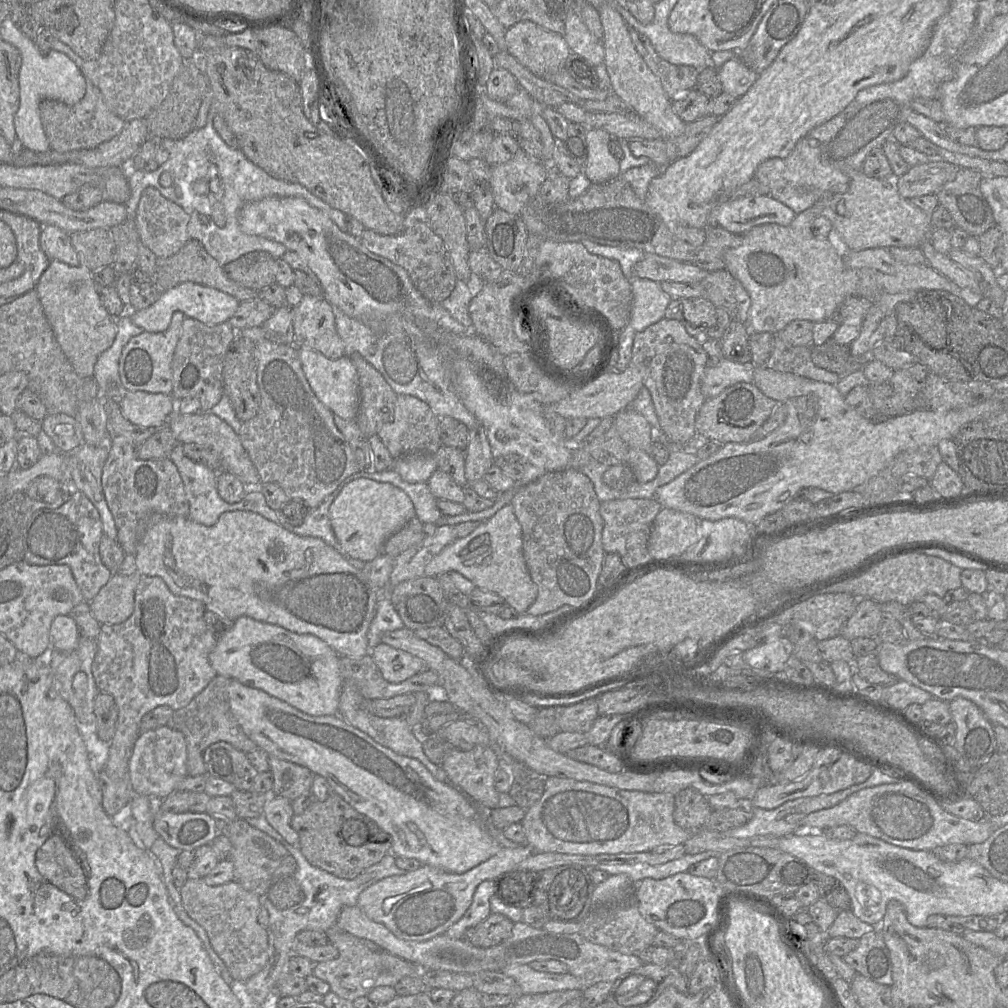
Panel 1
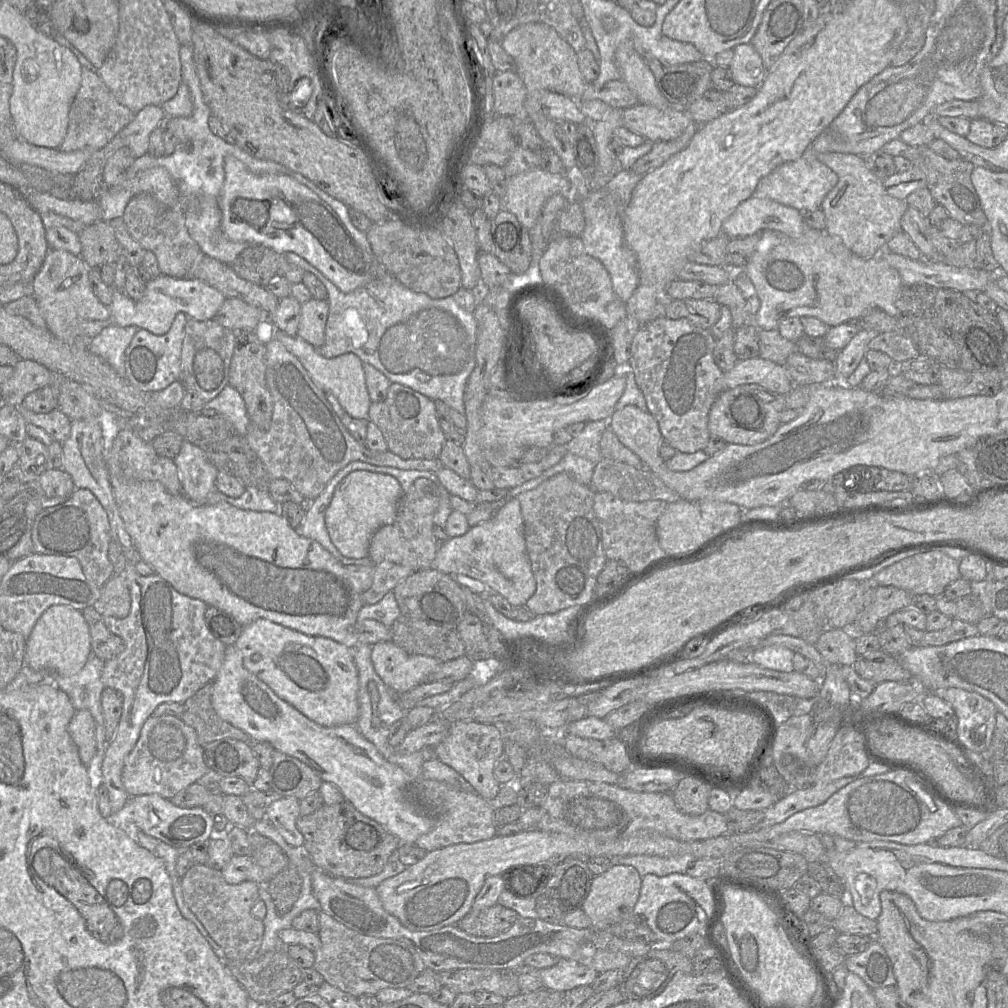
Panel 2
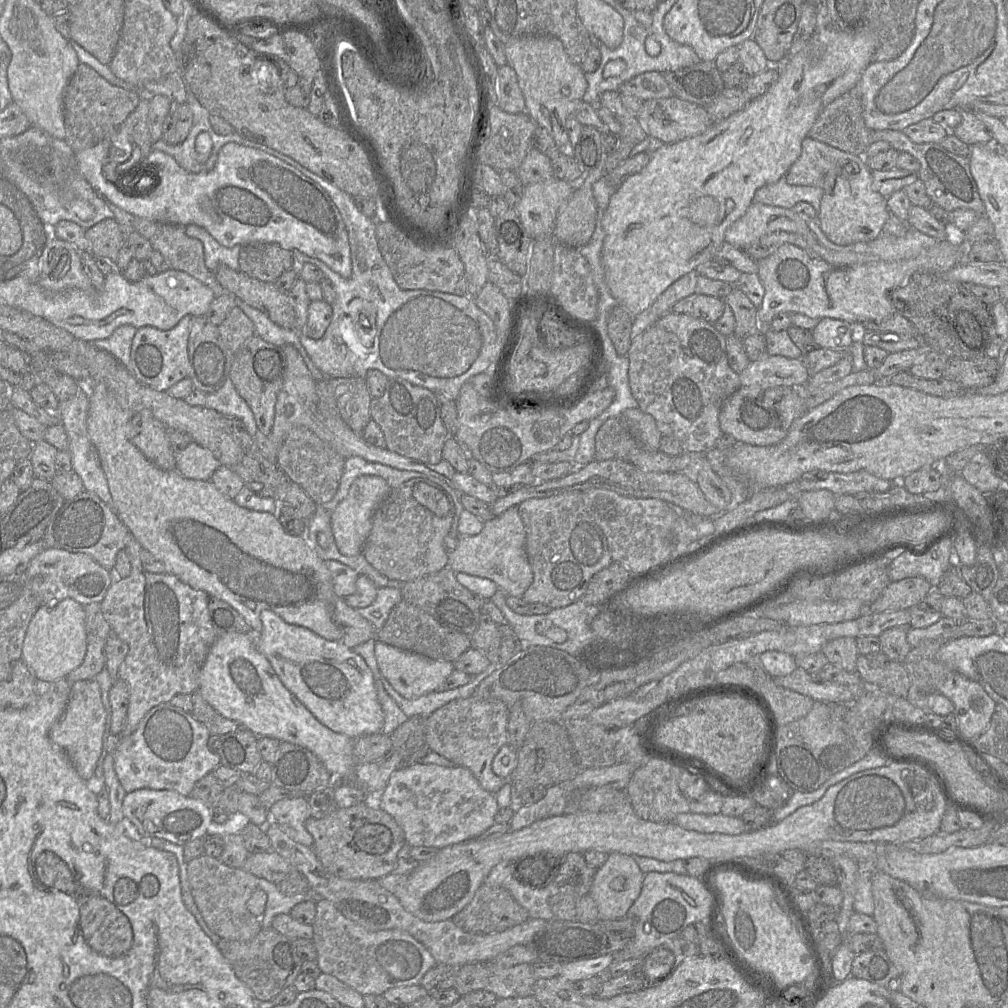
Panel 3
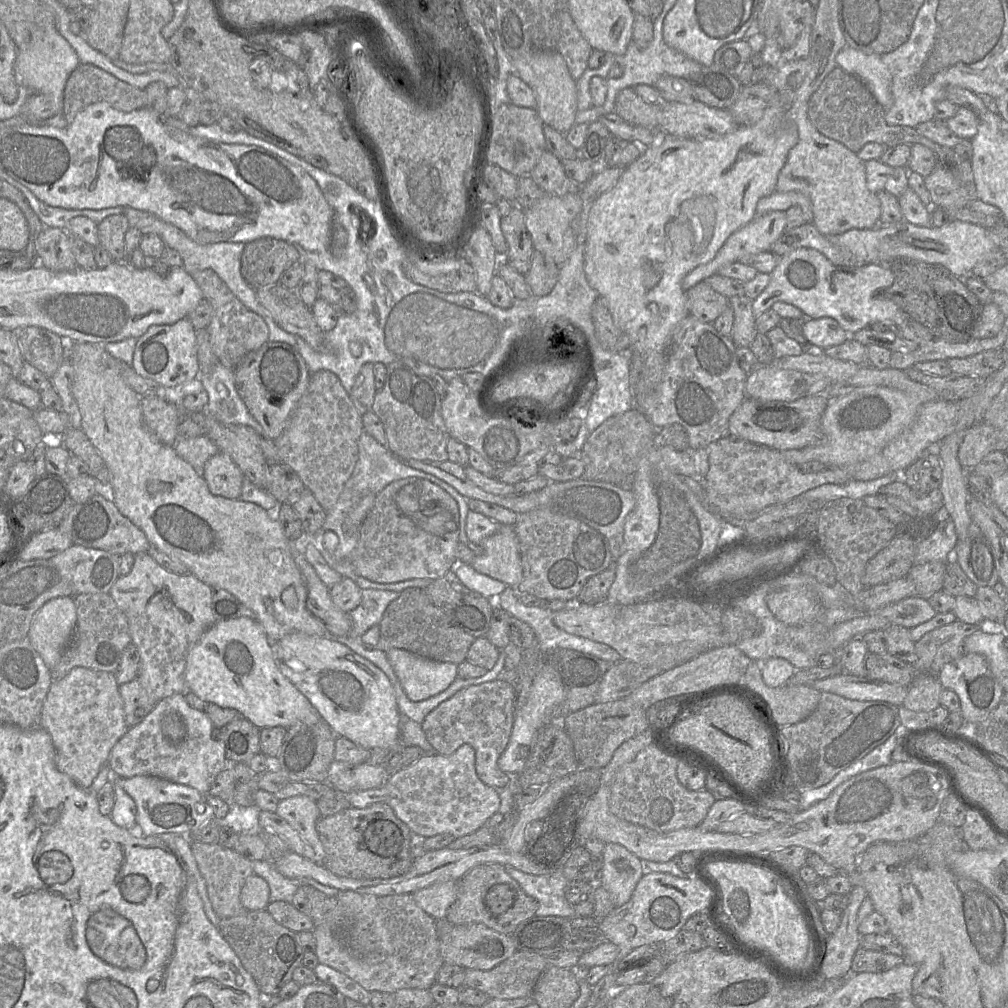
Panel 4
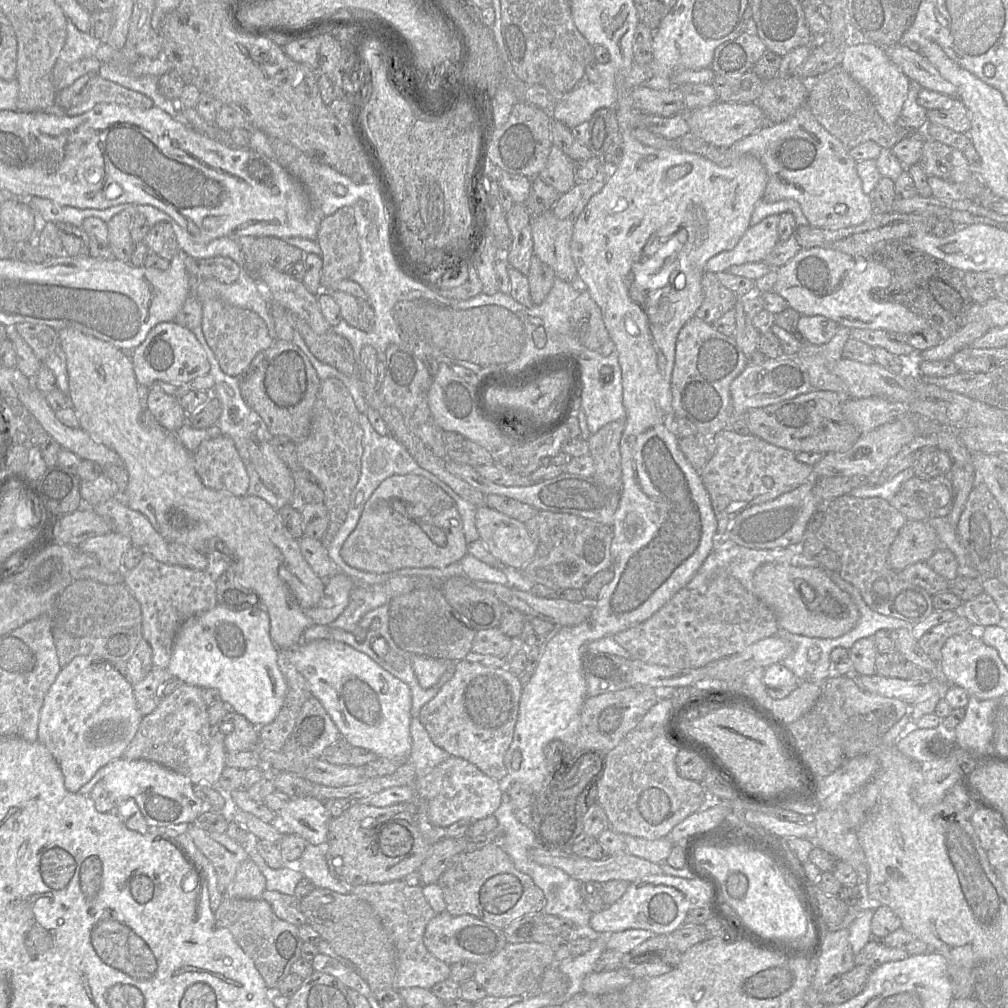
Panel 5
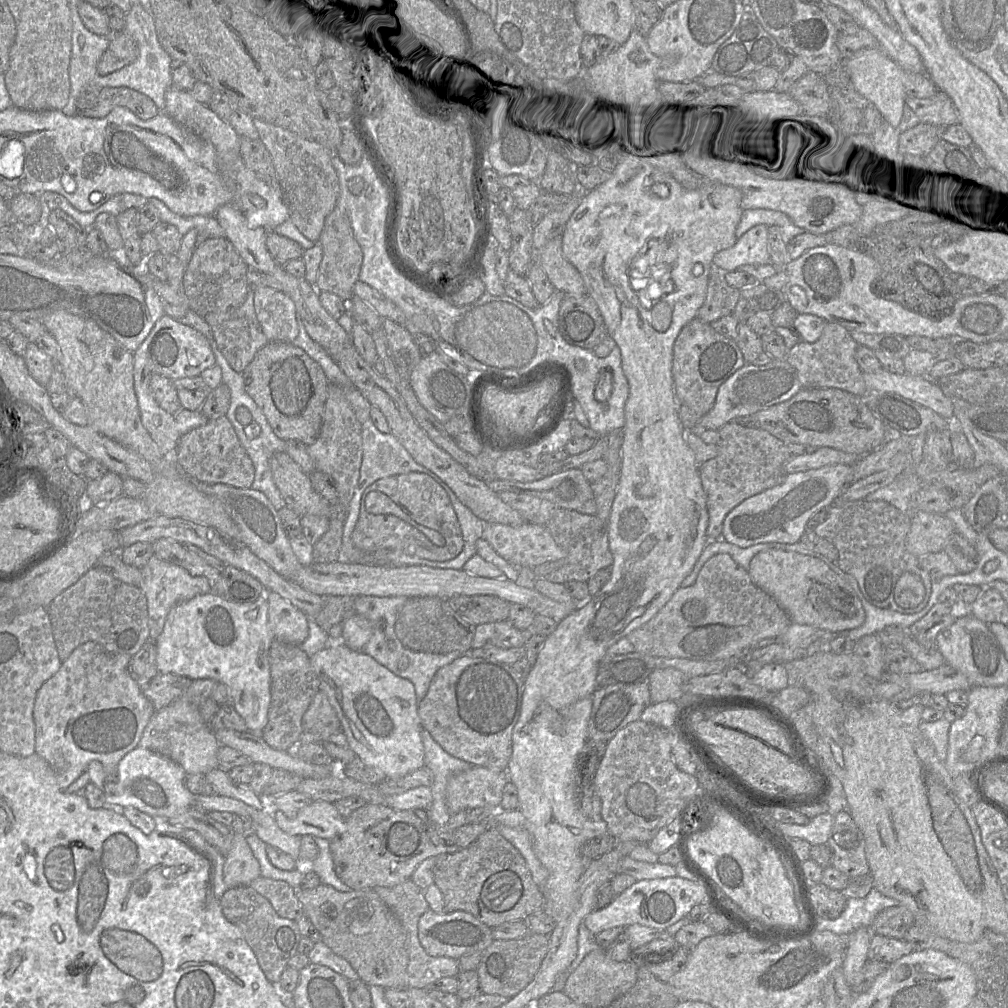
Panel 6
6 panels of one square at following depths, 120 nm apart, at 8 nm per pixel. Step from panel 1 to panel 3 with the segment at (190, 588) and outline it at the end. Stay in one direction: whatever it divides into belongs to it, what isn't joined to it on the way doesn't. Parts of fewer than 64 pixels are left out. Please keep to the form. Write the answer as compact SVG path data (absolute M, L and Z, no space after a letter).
M94 382L89 387L89 410L87 416L87 431L100 458L102 469L108 481L109 490L115 504L116 514L120 521L128 528L136 541L144 550L150 552L157 560L161 561L168 574L178 578L195 590L206 592L210 597L220 599L234 608L256 632L262 631L260 614L263 610L270 610L277 614L286 623L304 627L327 641L342 641L343 632L334 623L332 615L337 599L333 589L332 578L329 570L315 551L312 550L305 537L294 537L287 534L277 516L268 512L249 510L237 505L233 499L221 494L214 484L209 481L193 480L184 477L177 469L162 470L150 462L144 454L129 440L129 422L135 412L122 408L109 392L103 382Z

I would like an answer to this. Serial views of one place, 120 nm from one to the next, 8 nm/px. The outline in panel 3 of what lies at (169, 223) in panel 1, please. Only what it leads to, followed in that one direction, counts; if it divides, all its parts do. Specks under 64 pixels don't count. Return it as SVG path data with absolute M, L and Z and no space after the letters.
M135 217L133 231L150 242L153 250L158 251L163 256L165 261L169 264L170 269L185 272L199 280L213 291L215 298L226 293L217 281L214 272L210 271L205 265L202 243L197 239L188 237L185 233L185 227Z

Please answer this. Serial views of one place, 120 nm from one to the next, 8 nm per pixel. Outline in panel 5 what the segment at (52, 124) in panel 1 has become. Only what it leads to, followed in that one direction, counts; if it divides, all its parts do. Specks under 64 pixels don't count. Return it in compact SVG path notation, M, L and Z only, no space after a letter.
M97 74L91 78L87 97L81 103L66 109L65 113L70 117L78 116L100 103L115 103L143 111L154 107L153 101L147 96L106 80Z

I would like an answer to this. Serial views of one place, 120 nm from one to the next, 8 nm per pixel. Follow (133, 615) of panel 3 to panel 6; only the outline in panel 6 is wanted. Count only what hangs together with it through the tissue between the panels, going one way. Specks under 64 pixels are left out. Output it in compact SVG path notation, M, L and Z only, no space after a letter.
M154 555L140 570L141 581L138 587L143 591L147 599L149 641L155 642L162 633L167 615L173 607L198 595L208 594L211 590L207 578L191 576L185 569L170 564Z

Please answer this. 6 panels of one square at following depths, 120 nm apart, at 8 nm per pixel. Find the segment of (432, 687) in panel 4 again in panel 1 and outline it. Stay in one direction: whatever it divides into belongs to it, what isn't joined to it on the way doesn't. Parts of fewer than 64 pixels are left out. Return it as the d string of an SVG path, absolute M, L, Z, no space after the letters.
M383 642L370 648L370 654L384 679L390 683L403 682L426 668L421 658Z

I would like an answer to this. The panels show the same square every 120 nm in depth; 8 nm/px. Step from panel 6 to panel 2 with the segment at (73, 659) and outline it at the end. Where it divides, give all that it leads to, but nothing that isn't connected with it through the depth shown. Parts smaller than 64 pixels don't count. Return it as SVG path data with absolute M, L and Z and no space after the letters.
M76 710L69 722L68 732L78 748L82 763L88 766L97 751L95 722L90 712Z

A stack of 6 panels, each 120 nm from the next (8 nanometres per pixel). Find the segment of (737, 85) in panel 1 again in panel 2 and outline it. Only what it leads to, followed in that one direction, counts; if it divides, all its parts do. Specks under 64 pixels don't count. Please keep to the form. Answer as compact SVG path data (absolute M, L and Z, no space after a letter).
M751 43L737 45L729 69L735 84L759 87L768 70L762 58Z

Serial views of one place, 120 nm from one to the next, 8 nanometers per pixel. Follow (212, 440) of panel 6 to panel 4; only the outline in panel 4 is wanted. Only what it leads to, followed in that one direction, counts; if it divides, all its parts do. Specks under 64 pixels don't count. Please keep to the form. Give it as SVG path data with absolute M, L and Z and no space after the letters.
M219 451L209 458L202 469L202 476L212 495L240 498L244 474L229 455Z

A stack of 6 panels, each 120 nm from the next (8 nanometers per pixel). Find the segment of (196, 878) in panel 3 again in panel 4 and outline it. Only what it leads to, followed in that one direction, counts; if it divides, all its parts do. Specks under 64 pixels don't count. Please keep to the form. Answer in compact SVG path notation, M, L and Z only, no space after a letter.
M192 842L192 853L198 869L205 880L211 905L219 918L230 918L242 914L246 910L241 904L240 894L246 879L254 874L251 860L217 844Z

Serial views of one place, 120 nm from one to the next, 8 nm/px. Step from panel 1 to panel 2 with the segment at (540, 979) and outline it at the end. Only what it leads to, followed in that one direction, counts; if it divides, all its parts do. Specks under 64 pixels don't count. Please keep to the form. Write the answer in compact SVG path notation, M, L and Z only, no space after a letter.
M557 959L556 963L538 970L543 988L566 992L578 986L590 986L598 972L574 960Z

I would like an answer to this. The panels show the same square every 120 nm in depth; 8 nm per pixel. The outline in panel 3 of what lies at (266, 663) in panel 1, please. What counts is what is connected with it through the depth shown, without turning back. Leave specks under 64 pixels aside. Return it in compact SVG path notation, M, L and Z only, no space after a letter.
M263 610L260 619L263 628L256 641L257 650L267 658L283 685L319 722L353 739L382 733L384 713L378 701L375 678L361 656L341 641L327 641L304 627L286 623L270 610Z

